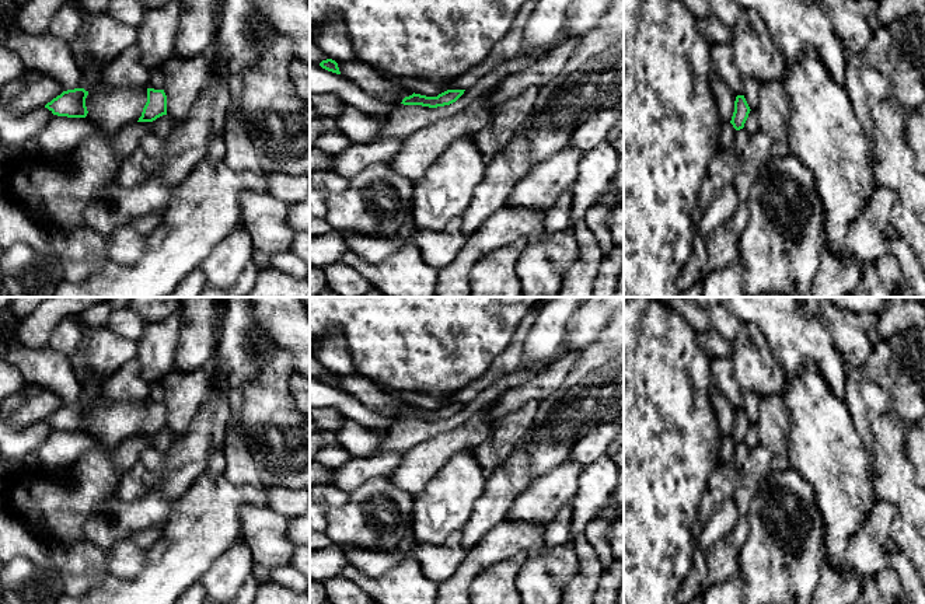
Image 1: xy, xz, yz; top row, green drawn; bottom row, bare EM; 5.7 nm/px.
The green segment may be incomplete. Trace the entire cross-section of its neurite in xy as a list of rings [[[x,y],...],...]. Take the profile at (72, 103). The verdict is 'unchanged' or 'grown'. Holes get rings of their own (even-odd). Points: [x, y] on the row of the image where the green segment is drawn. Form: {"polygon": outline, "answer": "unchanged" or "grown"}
{"polygon": [[[74,88],[63,91],[45,105],[53,115],[67,118],[85,118],[88,111],[85,107],[85,98],[88,91],[84,88]]], "answer": "unchanged"}

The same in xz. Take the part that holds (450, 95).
{"polygon": [[[447,90],[437,97],[426,97],[420,94],[412,94],[409,97],[405,97],[401,104],[404,105],[422,105],[429,108],[437,108],[444,107],[455,102],[465,90]]], "answer": "unchanged"}

